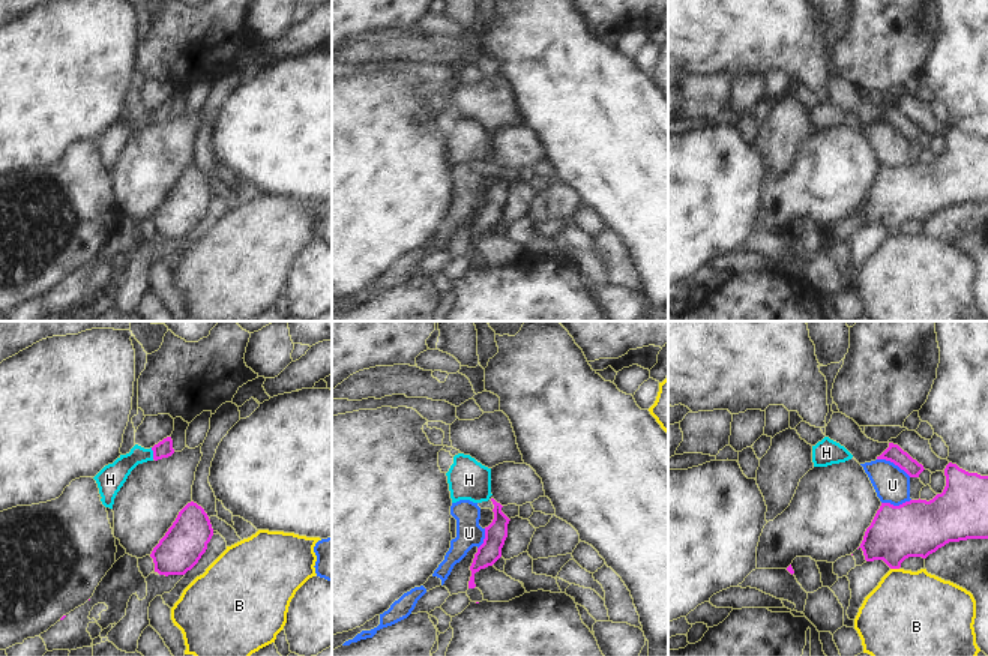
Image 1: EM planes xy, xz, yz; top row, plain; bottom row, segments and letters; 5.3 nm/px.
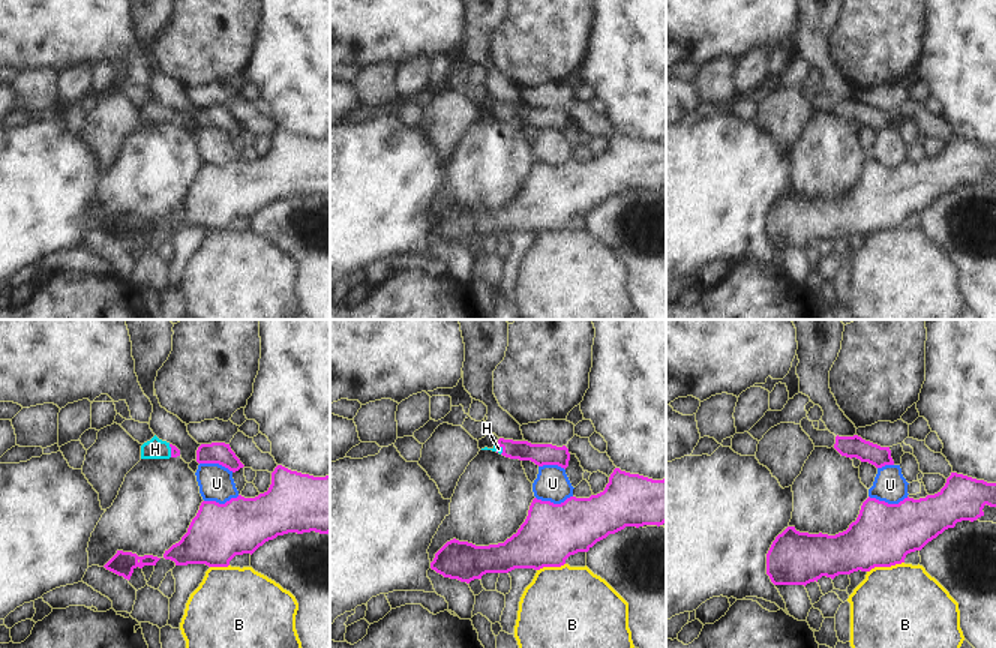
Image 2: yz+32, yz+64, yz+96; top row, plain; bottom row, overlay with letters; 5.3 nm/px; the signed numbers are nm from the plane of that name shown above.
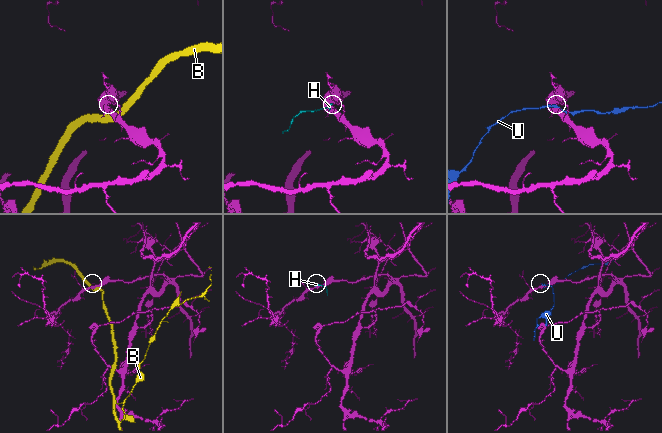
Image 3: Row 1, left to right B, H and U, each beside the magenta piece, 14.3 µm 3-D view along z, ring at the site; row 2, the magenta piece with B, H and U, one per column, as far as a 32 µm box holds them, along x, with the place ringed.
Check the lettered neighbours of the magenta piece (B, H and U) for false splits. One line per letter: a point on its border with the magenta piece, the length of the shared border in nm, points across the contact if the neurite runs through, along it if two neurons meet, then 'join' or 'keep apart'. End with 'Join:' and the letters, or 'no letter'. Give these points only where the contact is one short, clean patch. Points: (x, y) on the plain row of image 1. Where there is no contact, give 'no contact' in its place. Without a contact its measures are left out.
B: contact yz (895, 231); length 50 nm; border yz (891, 231), (898, 233); keep apart
H: contact xy (153, 117); length 70 nm; way xy (164, 113), (153, 117), (134, 120), (113, 140); join
U: contact yz (894, 126); length 200 nm; keep apart
Join: H

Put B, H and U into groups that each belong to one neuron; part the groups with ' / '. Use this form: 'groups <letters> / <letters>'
groups B / H / U

